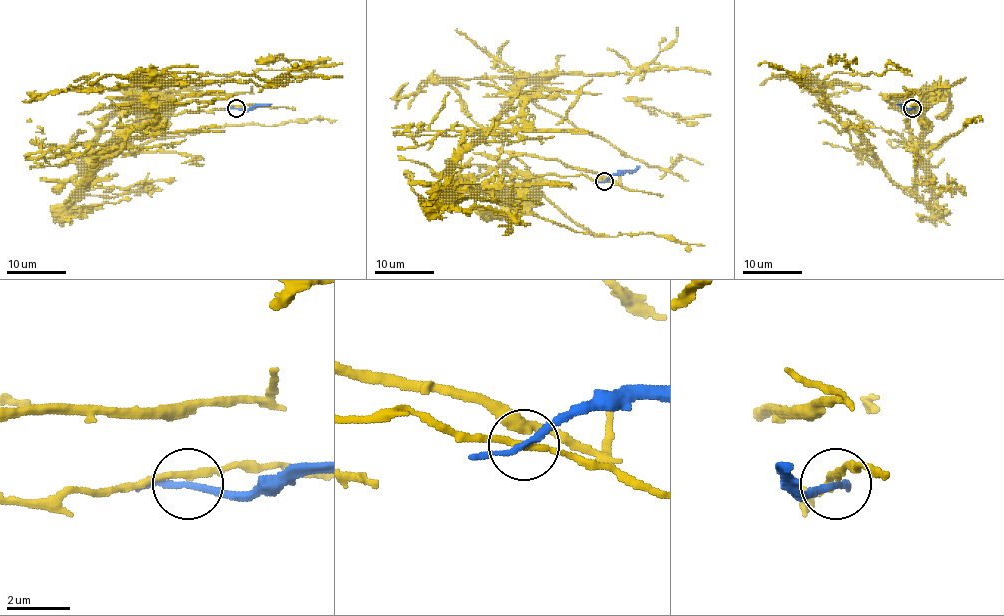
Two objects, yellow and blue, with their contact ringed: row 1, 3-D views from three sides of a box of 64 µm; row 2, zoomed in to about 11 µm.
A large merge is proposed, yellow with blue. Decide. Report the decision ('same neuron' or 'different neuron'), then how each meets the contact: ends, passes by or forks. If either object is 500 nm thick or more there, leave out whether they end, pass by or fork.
different neuron; yellow passes by; blue passes by

